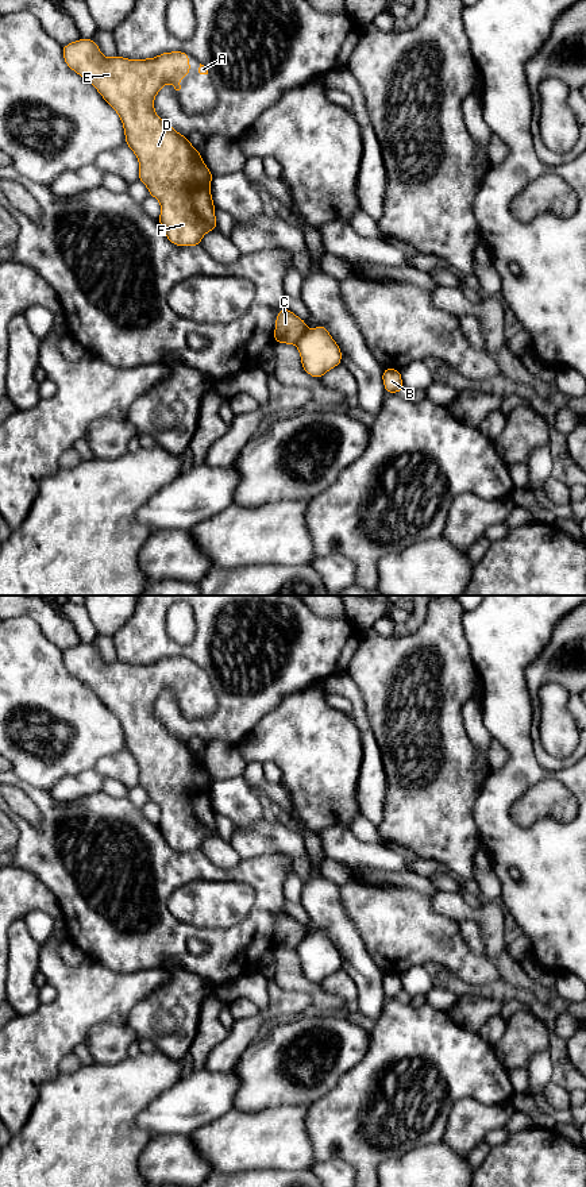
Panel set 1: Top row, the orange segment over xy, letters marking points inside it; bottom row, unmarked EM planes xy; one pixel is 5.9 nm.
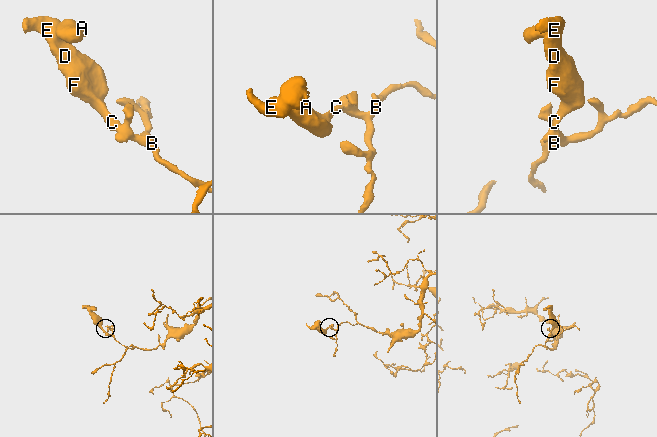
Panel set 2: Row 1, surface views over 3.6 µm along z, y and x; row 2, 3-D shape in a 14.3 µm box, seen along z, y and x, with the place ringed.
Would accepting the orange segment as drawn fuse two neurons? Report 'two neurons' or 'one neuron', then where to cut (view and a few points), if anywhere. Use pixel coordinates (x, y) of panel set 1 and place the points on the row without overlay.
two neurons | xy (307, 935), (295, 948)

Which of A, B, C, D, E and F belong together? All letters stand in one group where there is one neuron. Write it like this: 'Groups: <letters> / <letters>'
Groups: A C D E F / B

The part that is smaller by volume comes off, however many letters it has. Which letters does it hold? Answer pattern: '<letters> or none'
A, C, D, E, F

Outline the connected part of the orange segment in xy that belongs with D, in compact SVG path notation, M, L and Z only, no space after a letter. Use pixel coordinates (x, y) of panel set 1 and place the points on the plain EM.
M80 643L63 651L62 660L66 670L88 685L117 717L124 732L126 749L134 756L139 766L139 786L147 791L150 801L155 802L161 809L158 825L166 843L174 851L200 851L203 841L217 833L215 809L211 799L211 785L213 779L203 767L200 756L190 749L189 744L166 729L154 716L154 702L165 689L173 690L176 695L181 694L178 687L190 678L189 659L171 656L146 664L127 664L120 660L105 663L93 644Z

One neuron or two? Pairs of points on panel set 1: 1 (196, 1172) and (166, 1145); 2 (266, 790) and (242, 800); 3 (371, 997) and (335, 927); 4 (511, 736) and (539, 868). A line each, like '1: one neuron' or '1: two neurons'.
1: one neuron
2: two neurons
3: one neuron
4: one neuron

